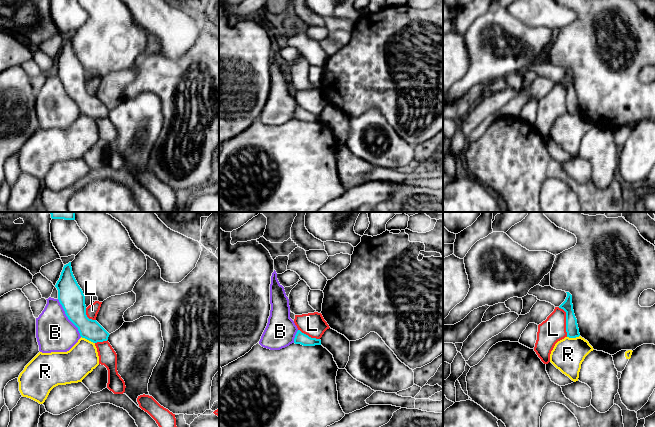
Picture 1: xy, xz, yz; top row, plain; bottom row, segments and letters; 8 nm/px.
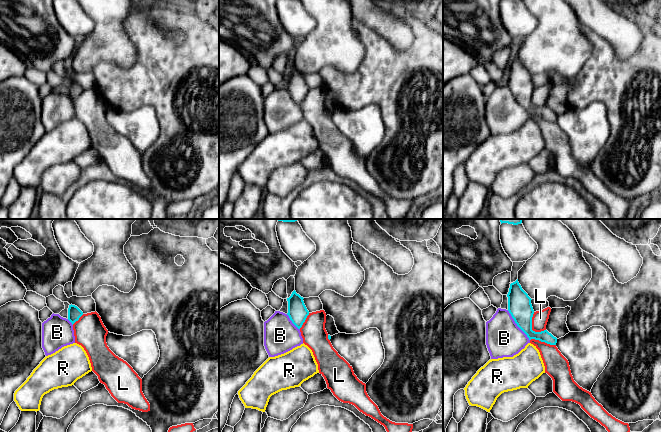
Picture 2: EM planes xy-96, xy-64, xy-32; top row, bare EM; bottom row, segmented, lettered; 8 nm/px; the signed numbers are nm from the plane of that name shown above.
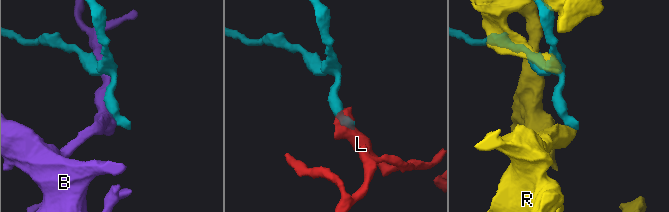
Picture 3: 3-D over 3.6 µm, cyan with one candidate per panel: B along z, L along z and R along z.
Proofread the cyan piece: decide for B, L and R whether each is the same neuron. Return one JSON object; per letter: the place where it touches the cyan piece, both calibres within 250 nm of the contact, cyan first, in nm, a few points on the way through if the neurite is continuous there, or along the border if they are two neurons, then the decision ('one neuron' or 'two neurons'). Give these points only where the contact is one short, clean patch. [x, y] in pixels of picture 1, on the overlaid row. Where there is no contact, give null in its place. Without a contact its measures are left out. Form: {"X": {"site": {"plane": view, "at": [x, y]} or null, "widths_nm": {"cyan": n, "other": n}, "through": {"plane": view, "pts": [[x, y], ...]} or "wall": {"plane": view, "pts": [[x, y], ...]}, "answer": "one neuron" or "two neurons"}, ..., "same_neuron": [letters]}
{"B": {"site": {"plane": "xy", "at": [68, 318]}, "widths_nm": {"cyan": 200, "other": 300}, "answer": "two neurons"}, "L": {"site": {"plane": "yz", "at": [566, 321]}, "widths_nm": {"cyan": 100, "other": 200}, "wall": {"plane": "yz", "pts": [[558, 307], [565, 312], [565, 331], [567, 336]]}, "answer": "two neurons"}, "R": {"site": {"plane": "xy", "at": [88, 339]}, "widths_nm": {"cyan": 160, "other": 260}, "answer": "two neurons"}, "same_neuron": []}

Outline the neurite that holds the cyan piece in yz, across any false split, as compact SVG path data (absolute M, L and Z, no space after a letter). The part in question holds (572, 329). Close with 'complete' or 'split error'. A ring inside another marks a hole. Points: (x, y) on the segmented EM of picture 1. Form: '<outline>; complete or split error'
M569 292L565 301L559 306L566 312L566 332L567 337L576 338L580 336L579 328L577 324L577 319L574 314L573 304L572 304L572 295Z; complete

